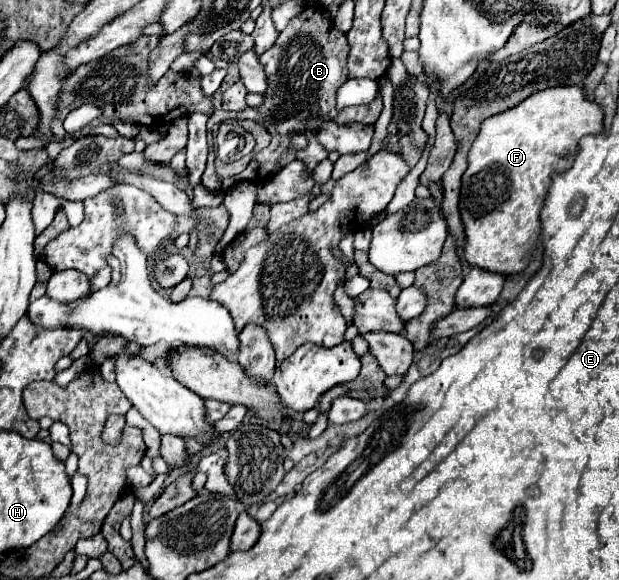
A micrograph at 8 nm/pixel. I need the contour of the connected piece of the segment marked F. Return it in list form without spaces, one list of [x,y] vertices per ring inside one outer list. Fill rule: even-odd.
[[[555,87],[539,91],[527,97],[513,109],[499,113],[491,119],[485,119],[477,139],[471,145],[467,157],[467,171],[461,181],[461,201],[459,213],[465,227],[465,245],[463,259],[471,267],[493,271],[499,275],[515,275],[525,269],[529,255],[539,245],[539,207],[543,205],[543,195],[551,183],[555,171],[571,165],[575,159],[577,143],[585,135],[599,135],[603,131],[603,113],[593,101],[585,99],[581,87]]]

